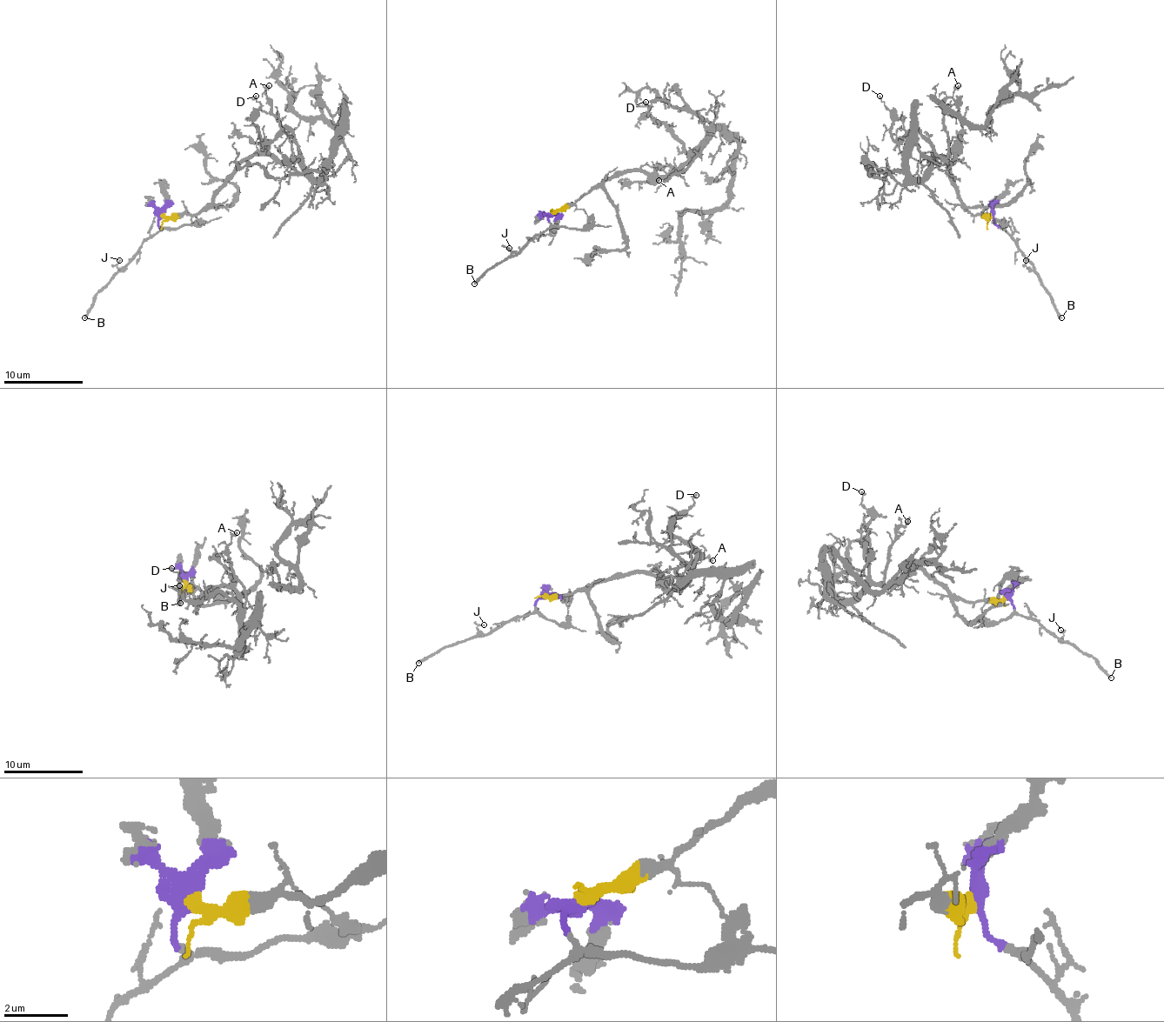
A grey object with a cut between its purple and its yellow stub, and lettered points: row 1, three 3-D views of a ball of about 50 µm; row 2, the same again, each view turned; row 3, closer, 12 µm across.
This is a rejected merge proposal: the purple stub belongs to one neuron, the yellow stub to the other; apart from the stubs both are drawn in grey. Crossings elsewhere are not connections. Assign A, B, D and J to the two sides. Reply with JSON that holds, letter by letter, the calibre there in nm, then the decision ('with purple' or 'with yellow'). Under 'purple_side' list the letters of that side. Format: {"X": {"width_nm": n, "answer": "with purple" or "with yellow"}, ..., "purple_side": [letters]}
{"A": {"width_nm": 200, "answer": "with yellow"}, "B": {"width_nm": 200, "answer": "with purple"}, "D": {"width_nm": 140, "answer": "with yellow"}, "J": {"width_nm": 70, "answer": "with purple"}, "purple_side": ["B", "J"]}

